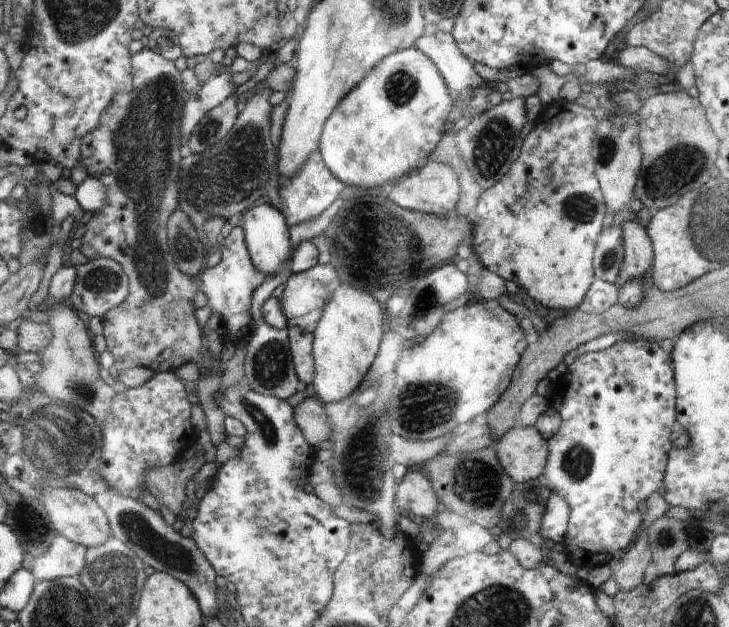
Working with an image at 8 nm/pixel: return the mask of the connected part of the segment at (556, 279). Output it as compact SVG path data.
M576 101L564 104L566 106L553 115L549 115L549 106L544 107L543 114L540 114L530 133L523 139L518 160L514 161L510 172L482 192L475 210L476 224L471 247L484 267L505 281L516 282L521 292L524 291L530 298L548 308L572 310L580 306L594 282L592 254L601 236L606 208L590 156L590 138L596 134L598 120L594 118L592 110L578 106Z

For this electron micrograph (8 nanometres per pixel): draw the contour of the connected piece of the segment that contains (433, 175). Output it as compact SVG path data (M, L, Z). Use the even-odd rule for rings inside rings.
M428 162L414 176L404 176L402 180L398 179L390 192L390 200L396 202L398 206L420 210L420 212L430 212L436 216L454 210L458 198L460 198L460 184L458 184L456 172L451 166L444 163L436 164L436 162Z

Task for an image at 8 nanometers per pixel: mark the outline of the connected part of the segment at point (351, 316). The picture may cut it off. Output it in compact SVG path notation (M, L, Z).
M346 283L335 288L313 332L313 360L317 364L317 375L312 388L313 394L324 404L339 403L361 386L378 356L384 334L390 332L387 318L386 304L376 302L370 294L350 288Z

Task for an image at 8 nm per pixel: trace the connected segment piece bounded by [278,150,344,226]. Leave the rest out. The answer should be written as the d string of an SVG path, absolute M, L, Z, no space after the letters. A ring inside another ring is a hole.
M314 151L305 162L305 166L301 168L301 171L298 171L287 187L280 189L278 186L281 203L284 205L281 212L289 221L290 226L310 220L310 218L316 218L320 212L324 212L338 198L342 188L344 188L344 183L329 171L325 161L322 160L321 152Z

